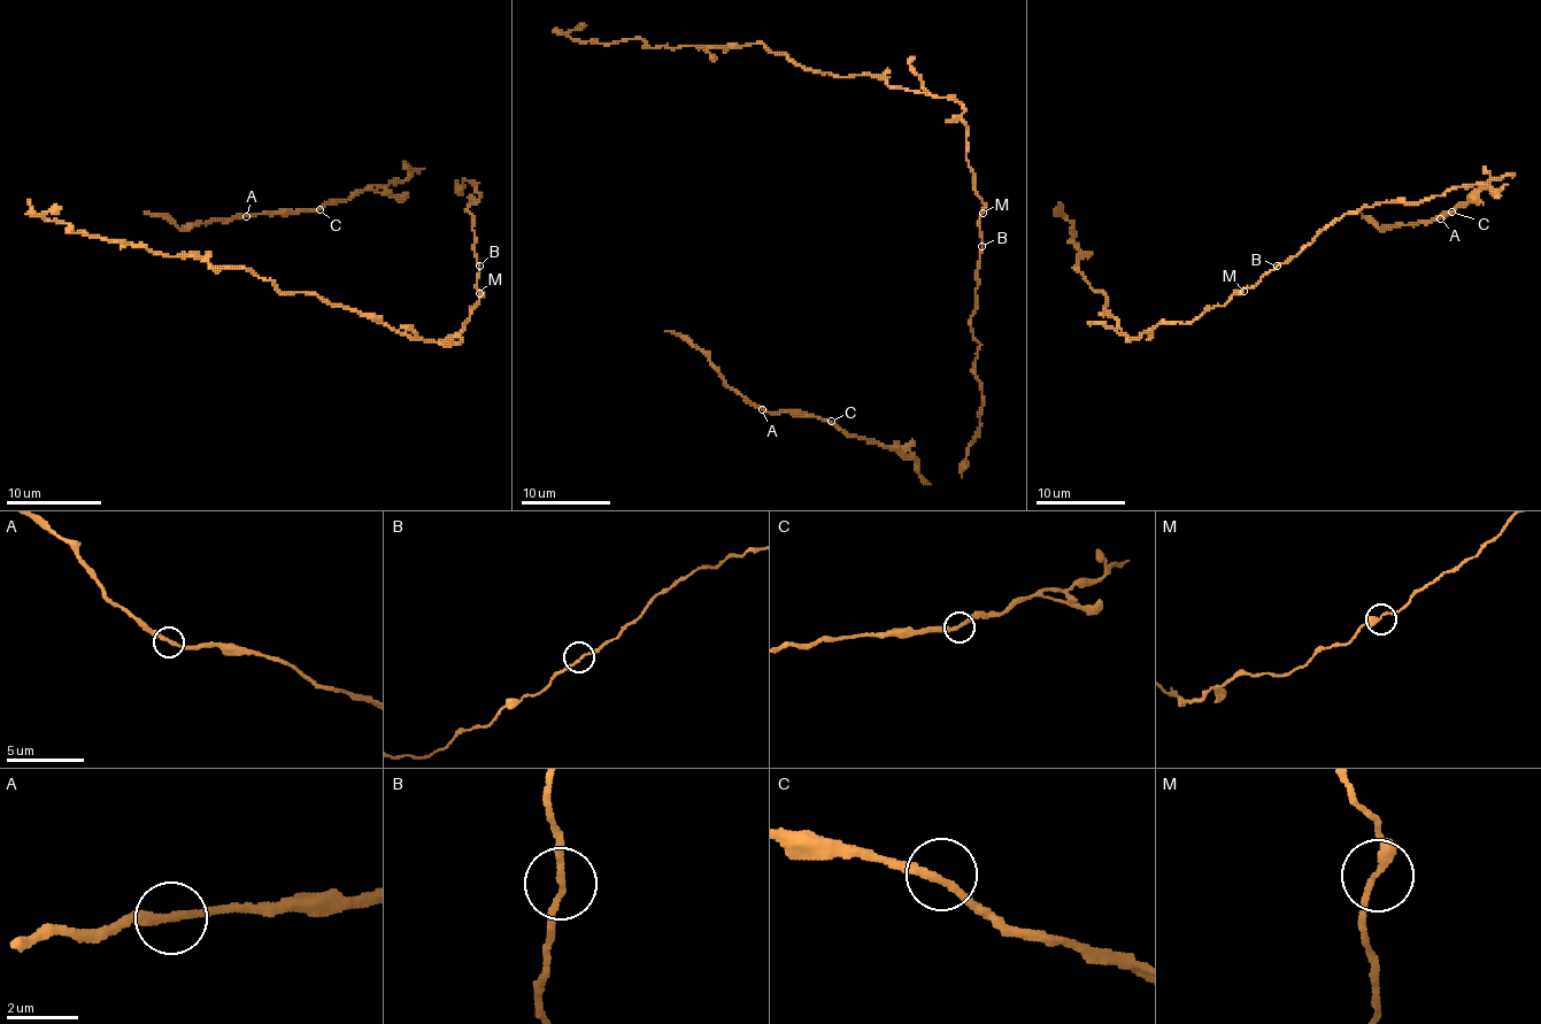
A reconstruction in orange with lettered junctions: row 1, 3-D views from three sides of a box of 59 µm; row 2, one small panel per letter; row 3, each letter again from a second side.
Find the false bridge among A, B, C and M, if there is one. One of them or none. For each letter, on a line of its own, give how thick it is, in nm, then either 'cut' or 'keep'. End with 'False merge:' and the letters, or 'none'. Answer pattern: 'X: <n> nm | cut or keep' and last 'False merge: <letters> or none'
A: 240 nm | keep
B: 160 nm | keep
C: 240 nm | keep
M: 280 nm | keep
False merge: none

